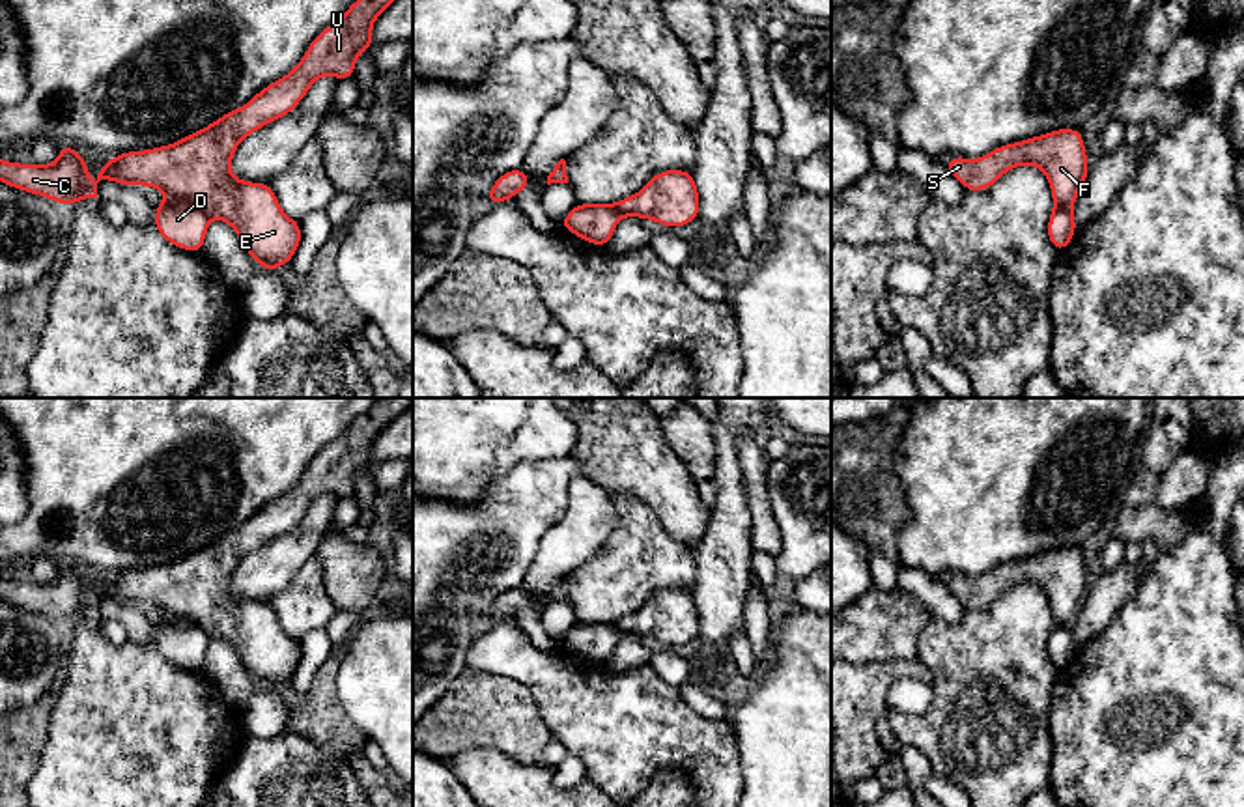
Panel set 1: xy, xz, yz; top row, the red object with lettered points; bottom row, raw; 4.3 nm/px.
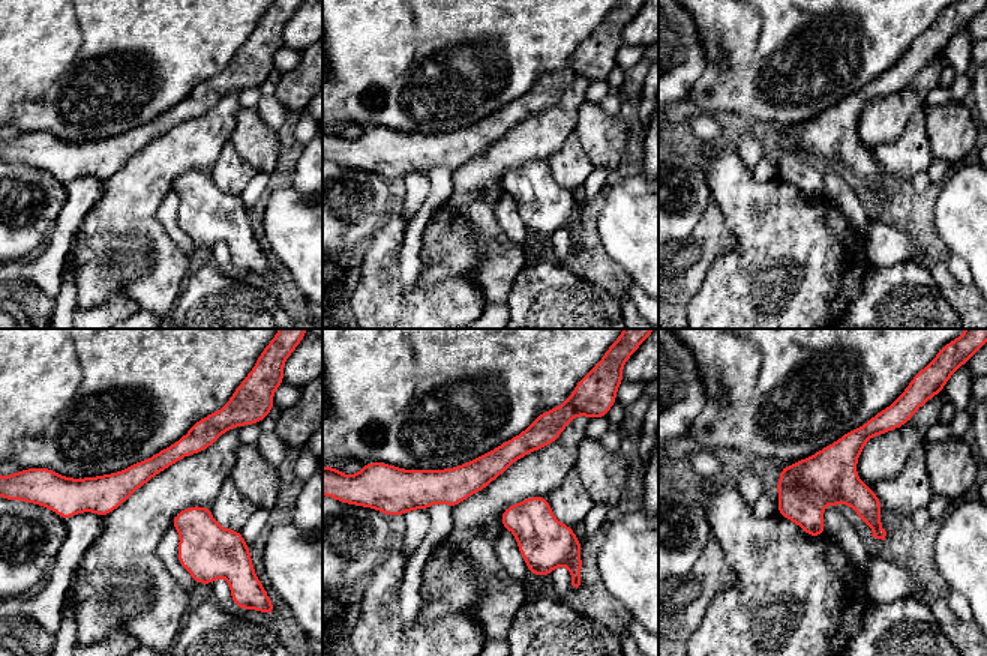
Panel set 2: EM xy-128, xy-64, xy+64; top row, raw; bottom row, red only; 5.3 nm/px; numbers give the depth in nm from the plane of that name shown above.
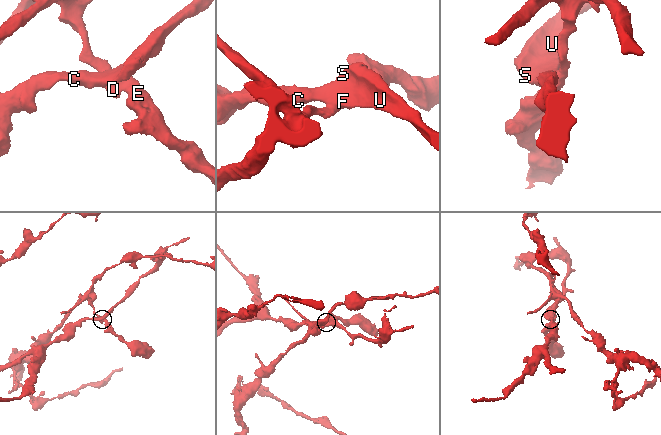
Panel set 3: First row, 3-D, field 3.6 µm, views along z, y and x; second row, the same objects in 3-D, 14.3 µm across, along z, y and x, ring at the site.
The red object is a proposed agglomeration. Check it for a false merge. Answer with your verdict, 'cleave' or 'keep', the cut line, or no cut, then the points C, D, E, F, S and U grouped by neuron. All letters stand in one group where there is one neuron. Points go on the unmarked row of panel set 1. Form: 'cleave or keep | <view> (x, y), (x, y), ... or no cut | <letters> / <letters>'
cleave | xy (167, 615), (187, 617), (210, 636) | C E F S U / D

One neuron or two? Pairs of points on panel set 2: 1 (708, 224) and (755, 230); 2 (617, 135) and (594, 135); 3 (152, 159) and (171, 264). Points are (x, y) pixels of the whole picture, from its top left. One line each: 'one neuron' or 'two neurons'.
1: two neurons
2: one neuron
3: one neuron

